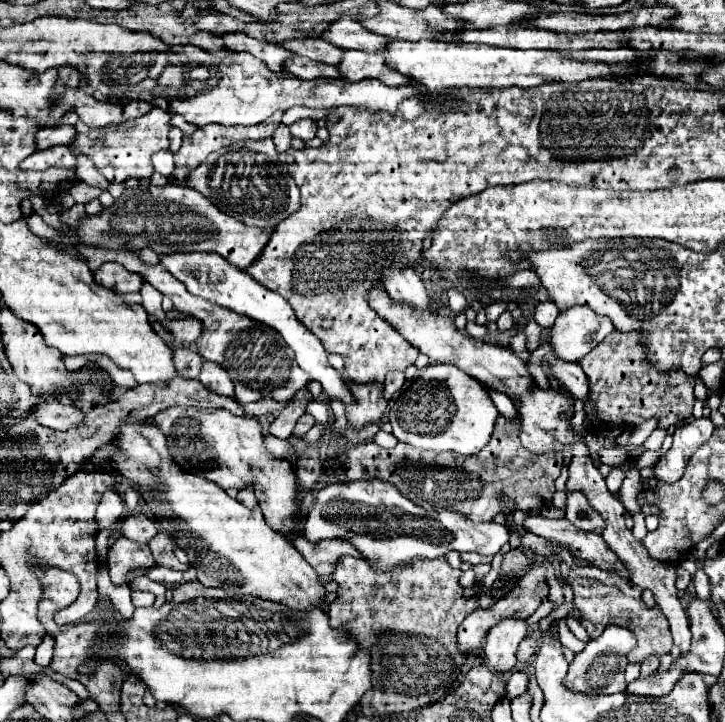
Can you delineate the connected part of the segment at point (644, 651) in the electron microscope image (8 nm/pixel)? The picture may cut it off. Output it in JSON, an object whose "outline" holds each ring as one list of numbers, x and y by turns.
{"outline":[[574,567,568,575,558,575,558,579,572,585,574,605,578,607,578,611,582,615,590,613,590,619,596,619,594,615,602,613,600,615,602,617,602,621,600,621,602,627,622,625,622,627,630,629,632,633,636,633,638,643,626,655,626,657,630,657,632,663,642,663,650,655,662,657,664,653,668,653,672,649,672,637,670,637,670,627,668,627,666,617,662,615,662,611,658,607,648,609,642,603,642,591,638,587,634,587,628,579,622,579,616,573,608,573,608,571,602,571,602,569,596,569,596,567]]}

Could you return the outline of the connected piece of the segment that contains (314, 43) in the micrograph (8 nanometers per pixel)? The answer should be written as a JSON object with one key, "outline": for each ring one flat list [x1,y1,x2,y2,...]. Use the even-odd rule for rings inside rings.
{"outline":[[294,39,280,45,296,55,308,55,312,61,326,63,326,65,338,65,338,61,342,59,342,49,322,39]]}

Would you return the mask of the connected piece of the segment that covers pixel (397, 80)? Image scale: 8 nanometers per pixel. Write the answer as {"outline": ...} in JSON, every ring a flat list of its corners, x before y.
{"outline":[[344,51,344,59,338,65,340,73,346,81,362,81,362,79,380,79,386,85,402,85,402,81,410,81,404,73,390,69,386,61,382,61,382,53,366,53,366,51]]}

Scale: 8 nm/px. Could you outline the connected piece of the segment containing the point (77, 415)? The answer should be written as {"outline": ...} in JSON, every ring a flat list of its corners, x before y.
{"outline":[[44,401,36,405,30,413,40,421,40,425,46,425,50,429,60,429,60,431,72,429,84,417,84,413,80,413,76,407,66,407,60,405,58,401]]}

